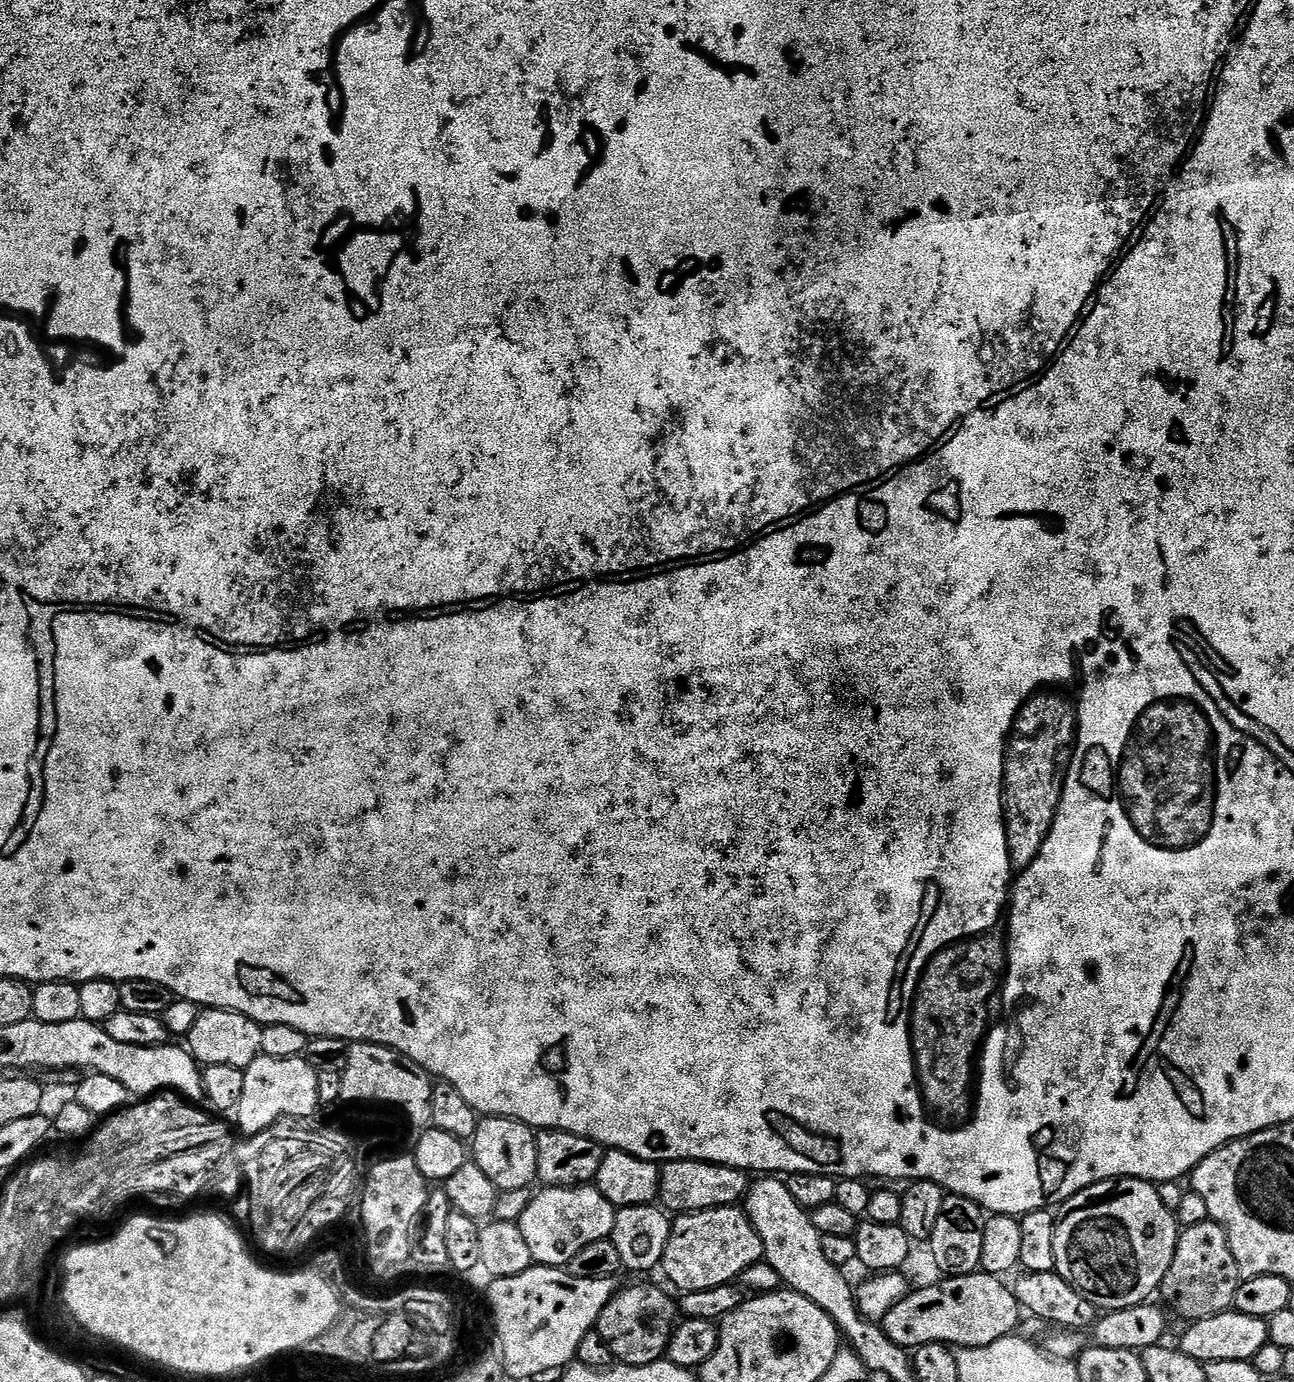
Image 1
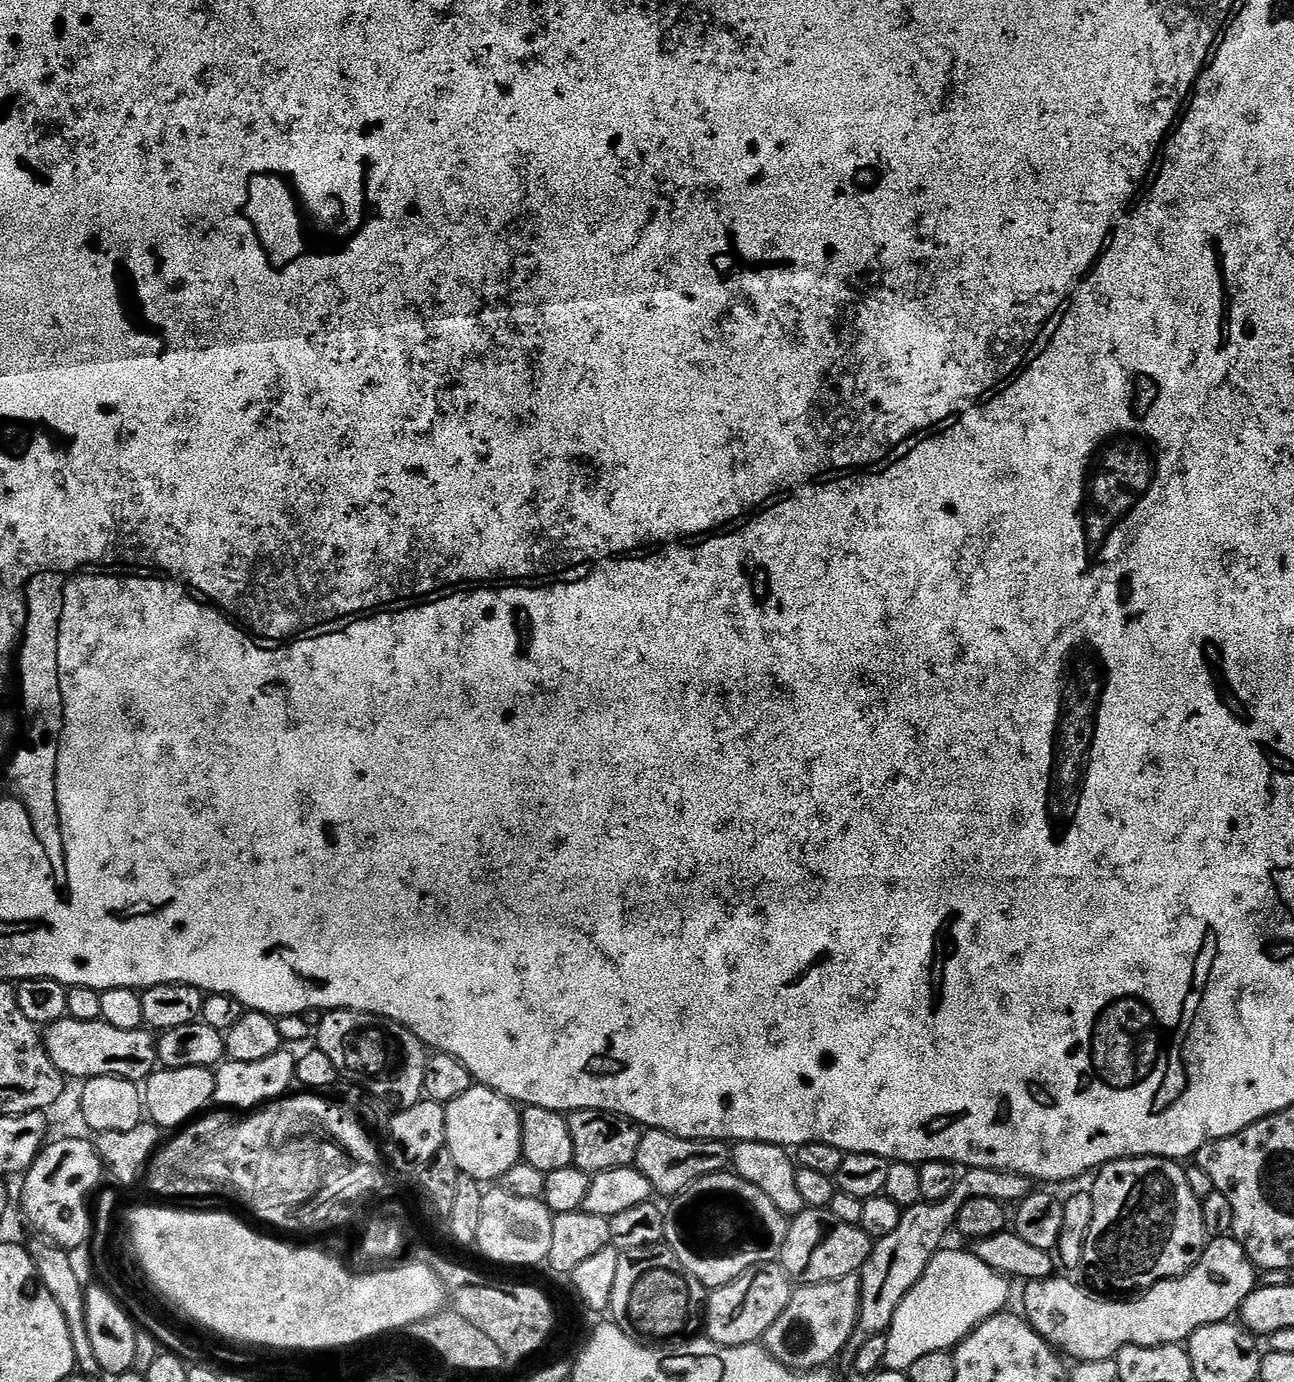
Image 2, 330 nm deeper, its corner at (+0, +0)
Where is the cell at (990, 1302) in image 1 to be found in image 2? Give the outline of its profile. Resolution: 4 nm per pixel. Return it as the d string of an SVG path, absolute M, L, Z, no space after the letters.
M1231 1235L1217 1236L1207 1241L1202 1258L1186 1274L1158 1282L1153 1288L1141 1291L1138 1298L1109 1298L1087 1287L1084 1289L1072 1280L1063 1280L1060 1274L1052 1275L1049 1280L1027 1281L1023 1285L1022 1315L1028 1325L1057 1352L1068 1358L1073 1356L1073 1361L1089 1364L1111 1360L1116 1357L1118 1350L1131 1344L1147 1348L1163 1344L1183 1345L1202 1326L1231 1321L1239 1313L1248 1295L1258 1287L1256 1276L1258 1277L1258 1269L1250 1262L1246 1250L1242 1250L1238 1241Z

